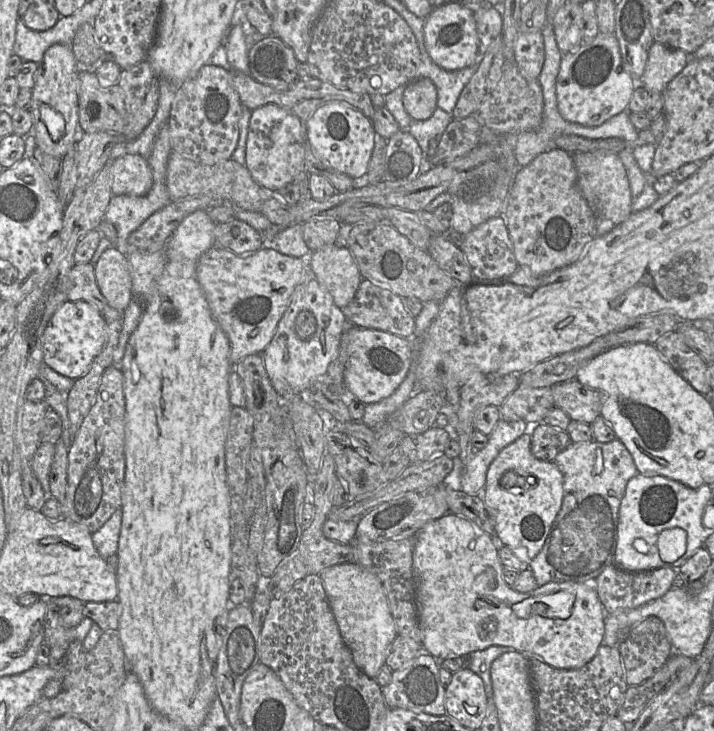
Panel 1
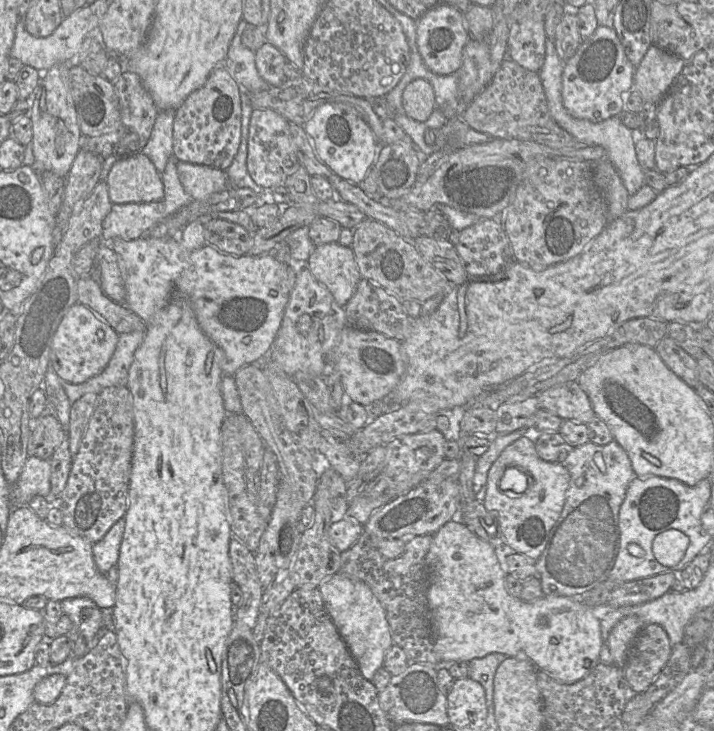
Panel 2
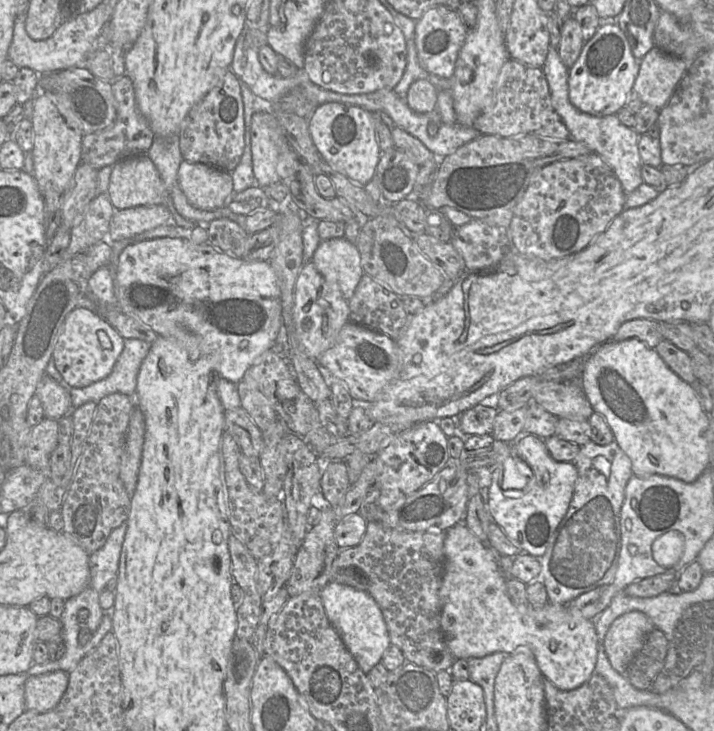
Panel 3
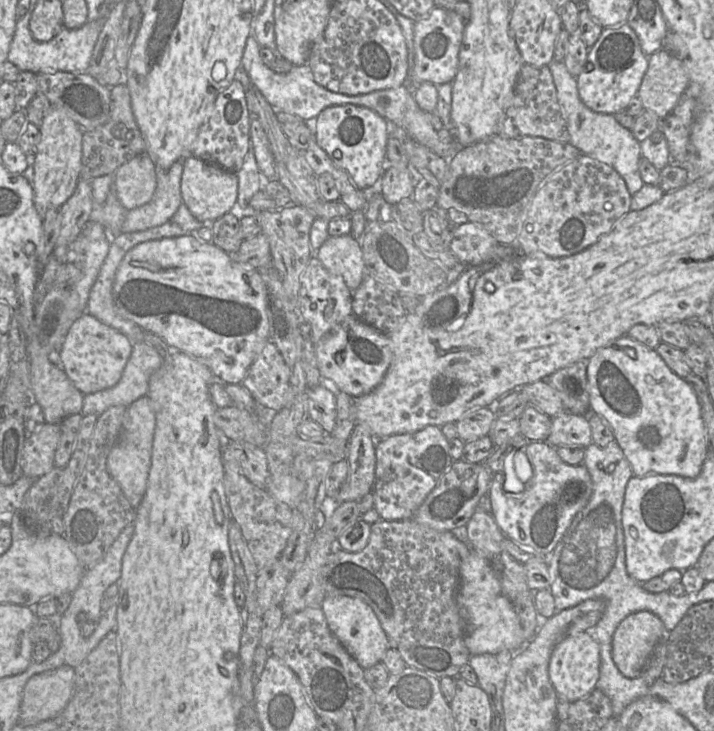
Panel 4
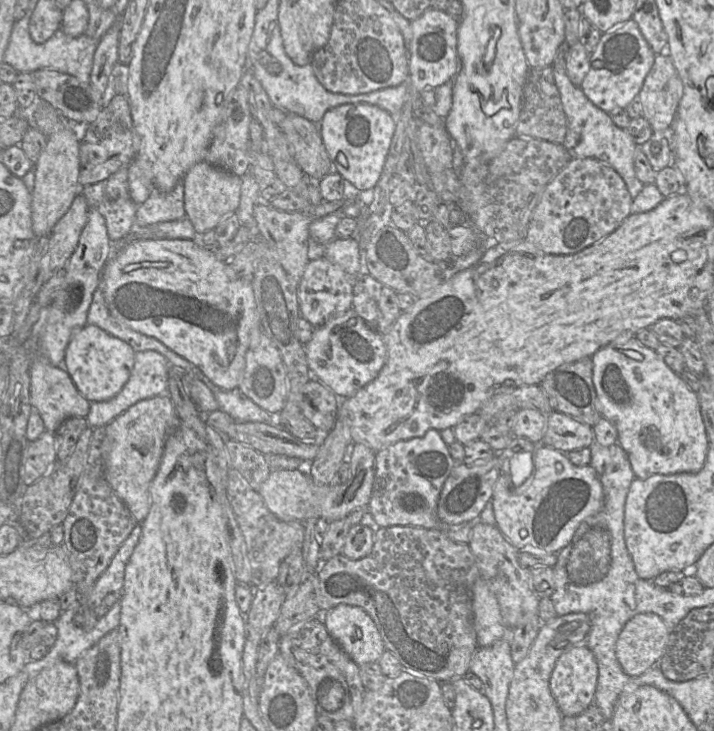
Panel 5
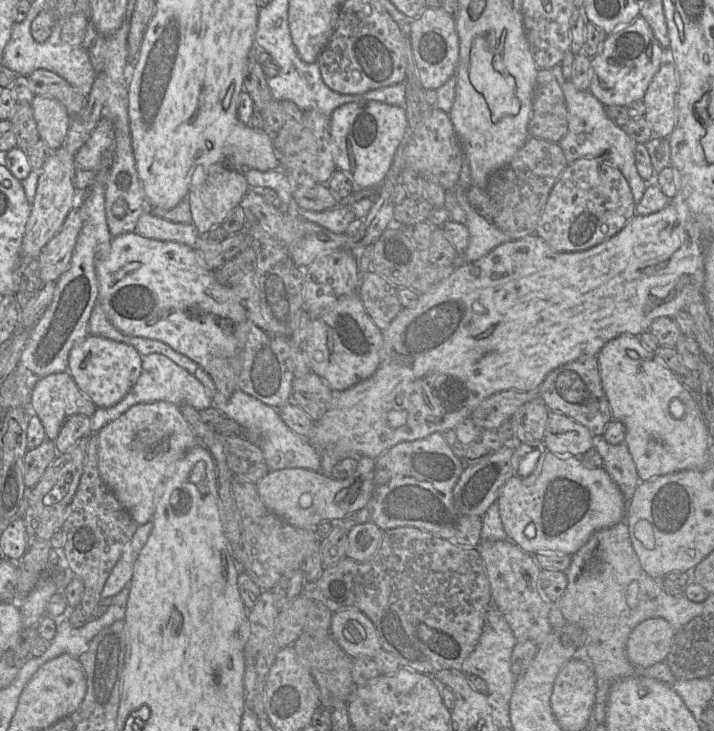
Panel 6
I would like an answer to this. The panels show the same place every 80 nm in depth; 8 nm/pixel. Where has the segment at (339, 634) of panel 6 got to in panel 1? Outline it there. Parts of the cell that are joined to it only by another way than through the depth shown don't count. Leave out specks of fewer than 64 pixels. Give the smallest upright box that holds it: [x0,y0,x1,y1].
[320,562,398,679]

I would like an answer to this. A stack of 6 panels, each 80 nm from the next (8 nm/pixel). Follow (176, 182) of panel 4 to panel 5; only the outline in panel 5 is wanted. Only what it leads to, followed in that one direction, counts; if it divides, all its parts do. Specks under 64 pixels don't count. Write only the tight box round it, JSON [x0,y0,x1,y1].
[135,179,185,228]

